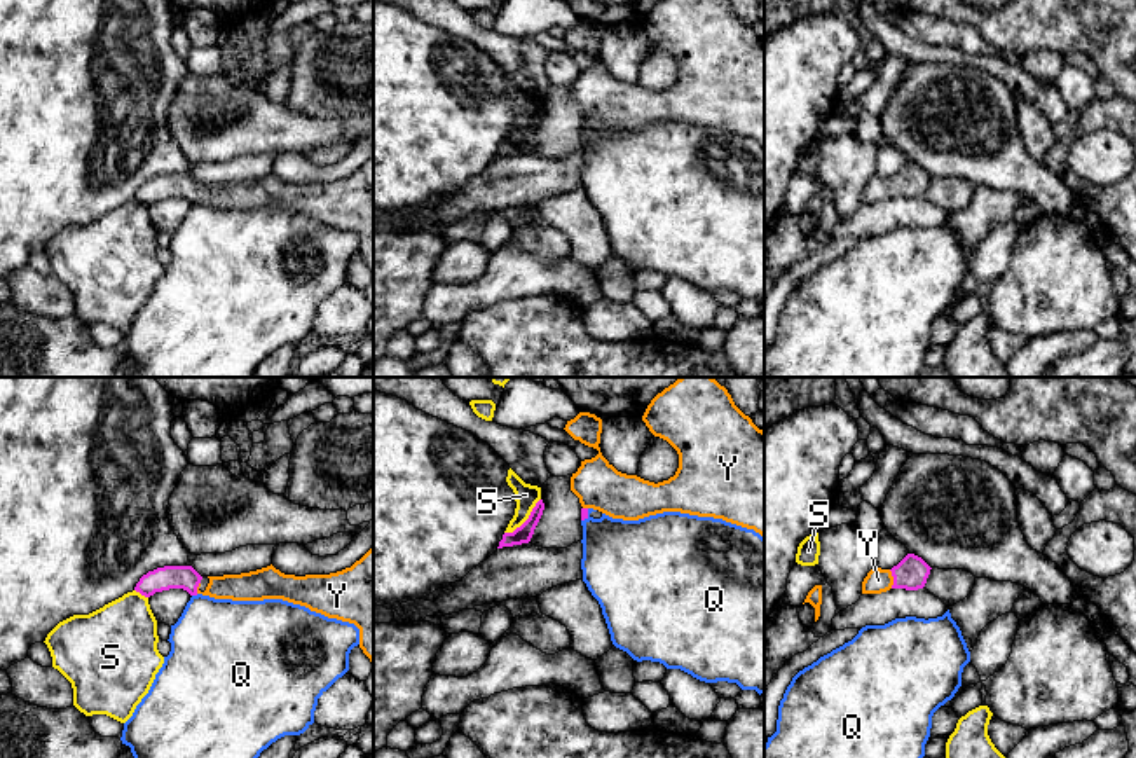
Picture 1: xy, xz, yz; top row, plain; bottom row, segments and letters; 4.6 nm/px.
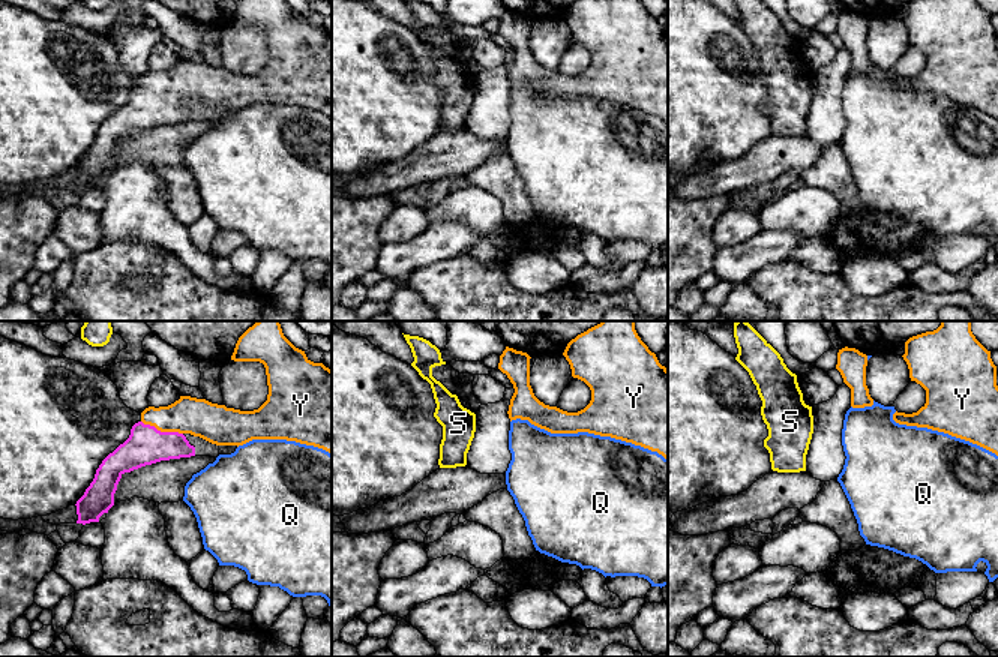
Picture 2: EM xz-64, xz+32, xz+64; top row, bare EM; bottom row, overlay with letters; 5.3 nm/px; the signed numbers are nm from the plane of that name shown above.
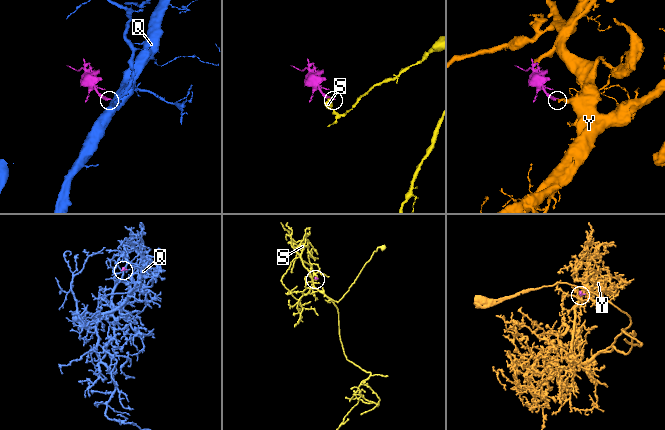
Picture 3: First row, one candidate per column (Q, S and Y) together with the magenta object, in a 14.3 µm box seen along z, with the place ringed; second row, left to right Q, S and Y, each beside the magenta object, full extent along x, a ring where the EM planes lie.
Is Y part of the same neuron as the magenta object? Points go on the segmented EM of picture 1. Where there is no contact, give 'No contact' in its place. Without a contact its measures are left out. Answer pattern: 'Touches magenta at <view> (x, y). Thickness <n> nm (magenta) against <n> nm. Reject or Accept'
Touches magenta at yz (894, 578). Thickness 150 nm (magenta) against 120 nm. Accept

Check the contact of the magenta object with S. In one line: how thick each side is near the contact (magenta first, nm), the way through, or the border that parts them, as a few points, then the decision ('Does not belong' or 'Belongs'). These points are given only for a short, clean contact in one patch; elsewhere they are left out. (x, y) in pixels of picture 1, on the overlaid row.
Thickness 80 nm (magenta) against 110 nm. Boundary: xz (540, 498), (531, 514), (512, 531), (505, 533). Does not belong

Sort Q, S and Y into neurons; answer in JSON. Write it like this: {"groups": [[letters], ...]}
{"groups": [["Q"], ["S"], ["Y"]]}

